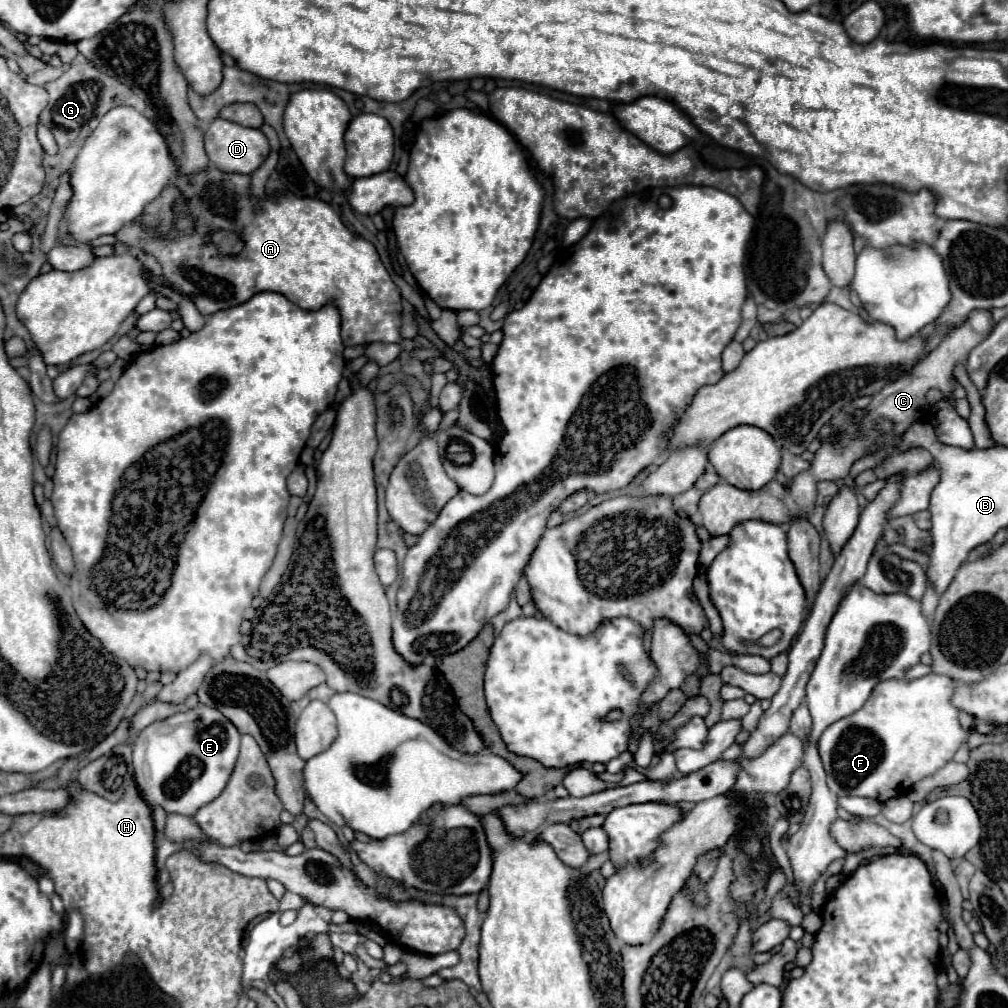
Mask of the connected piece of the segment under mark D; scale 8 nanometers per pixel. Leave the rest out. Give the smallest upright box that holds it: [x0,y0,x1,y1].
[205,118,269,174]

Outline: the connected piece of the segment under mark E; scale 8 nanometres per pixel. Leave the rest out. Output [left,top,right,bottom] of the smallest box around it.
[133,704,241,816]

